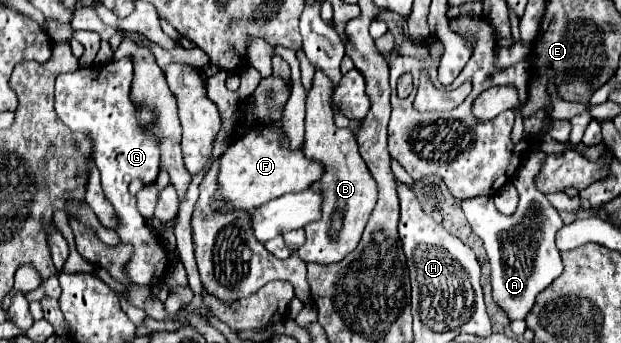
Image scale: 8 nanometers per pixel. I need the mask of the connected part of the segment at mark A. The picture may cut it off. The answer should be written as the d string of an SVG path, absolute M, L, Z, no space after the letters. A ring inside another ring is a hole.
M525 180L525 184L527 186L521 186L517 212L511 216L503 216L495 208L491 196L455 199L455 204L465 210L473 232L479 234L485 244L491 264L491 294L495 304L509 320L525 320L535 304L535 296L543 292L563 272L561 252L555 244L555 236L565 224L547 196L533 188L533 180ZM519 234L525 234L525 244L517 240Z

